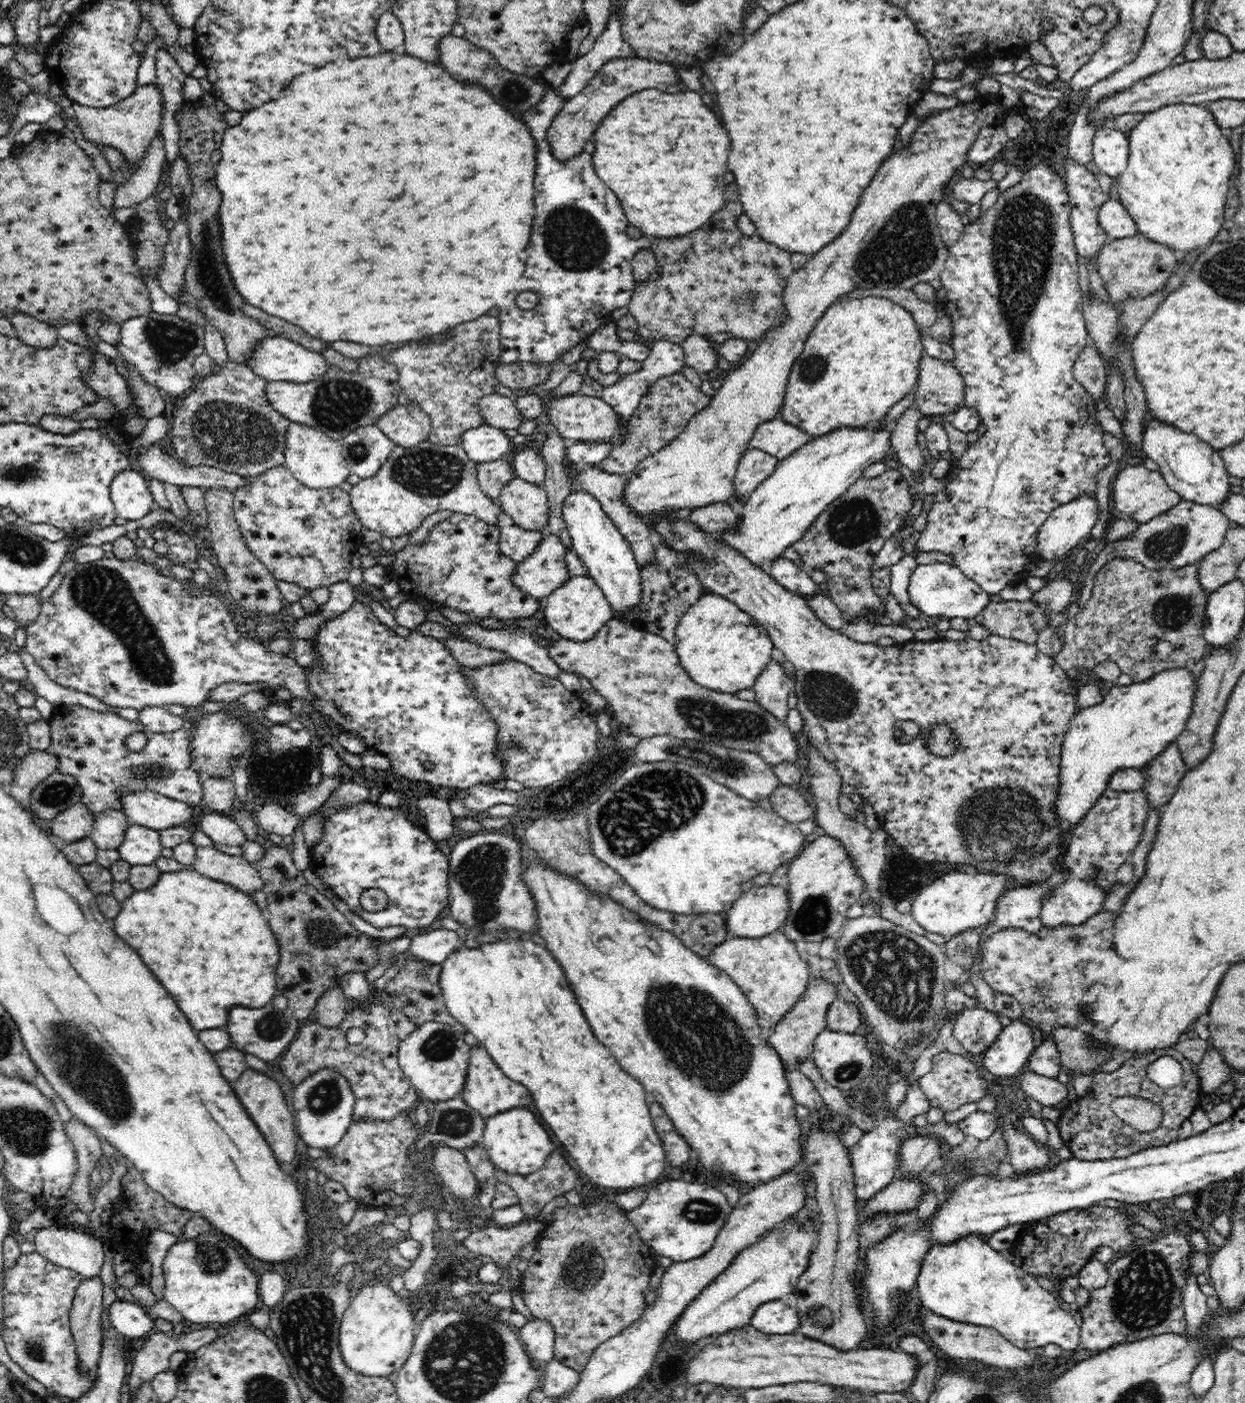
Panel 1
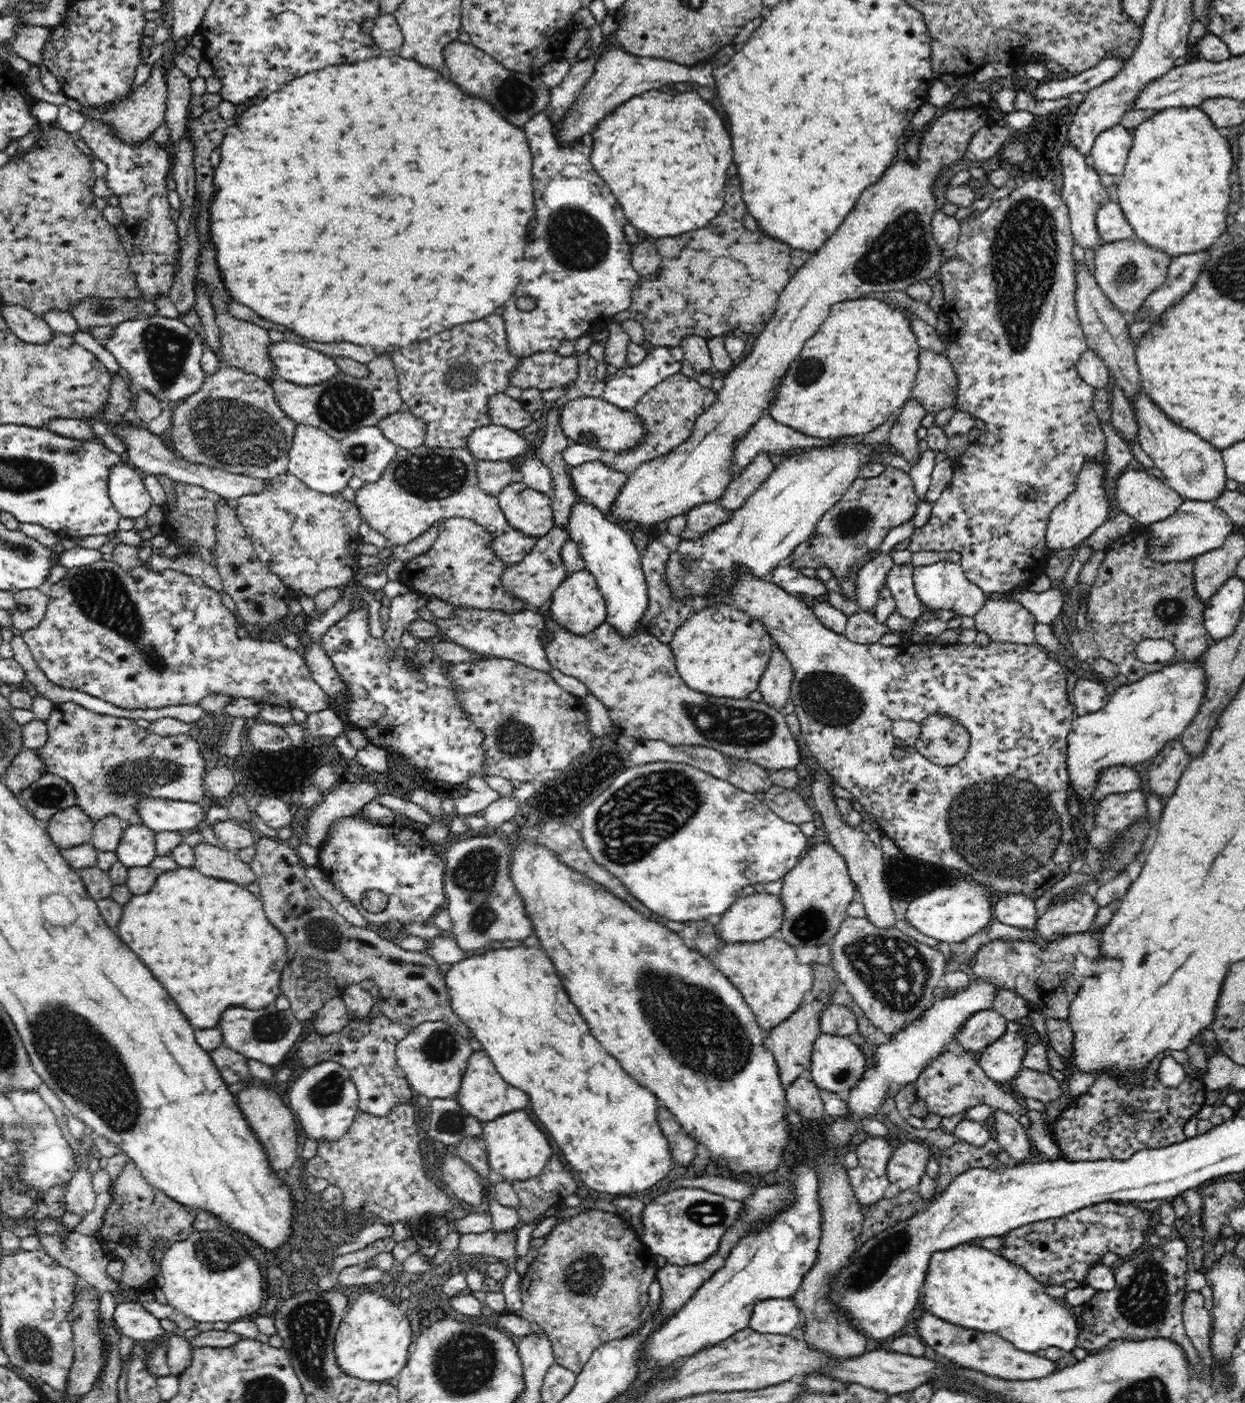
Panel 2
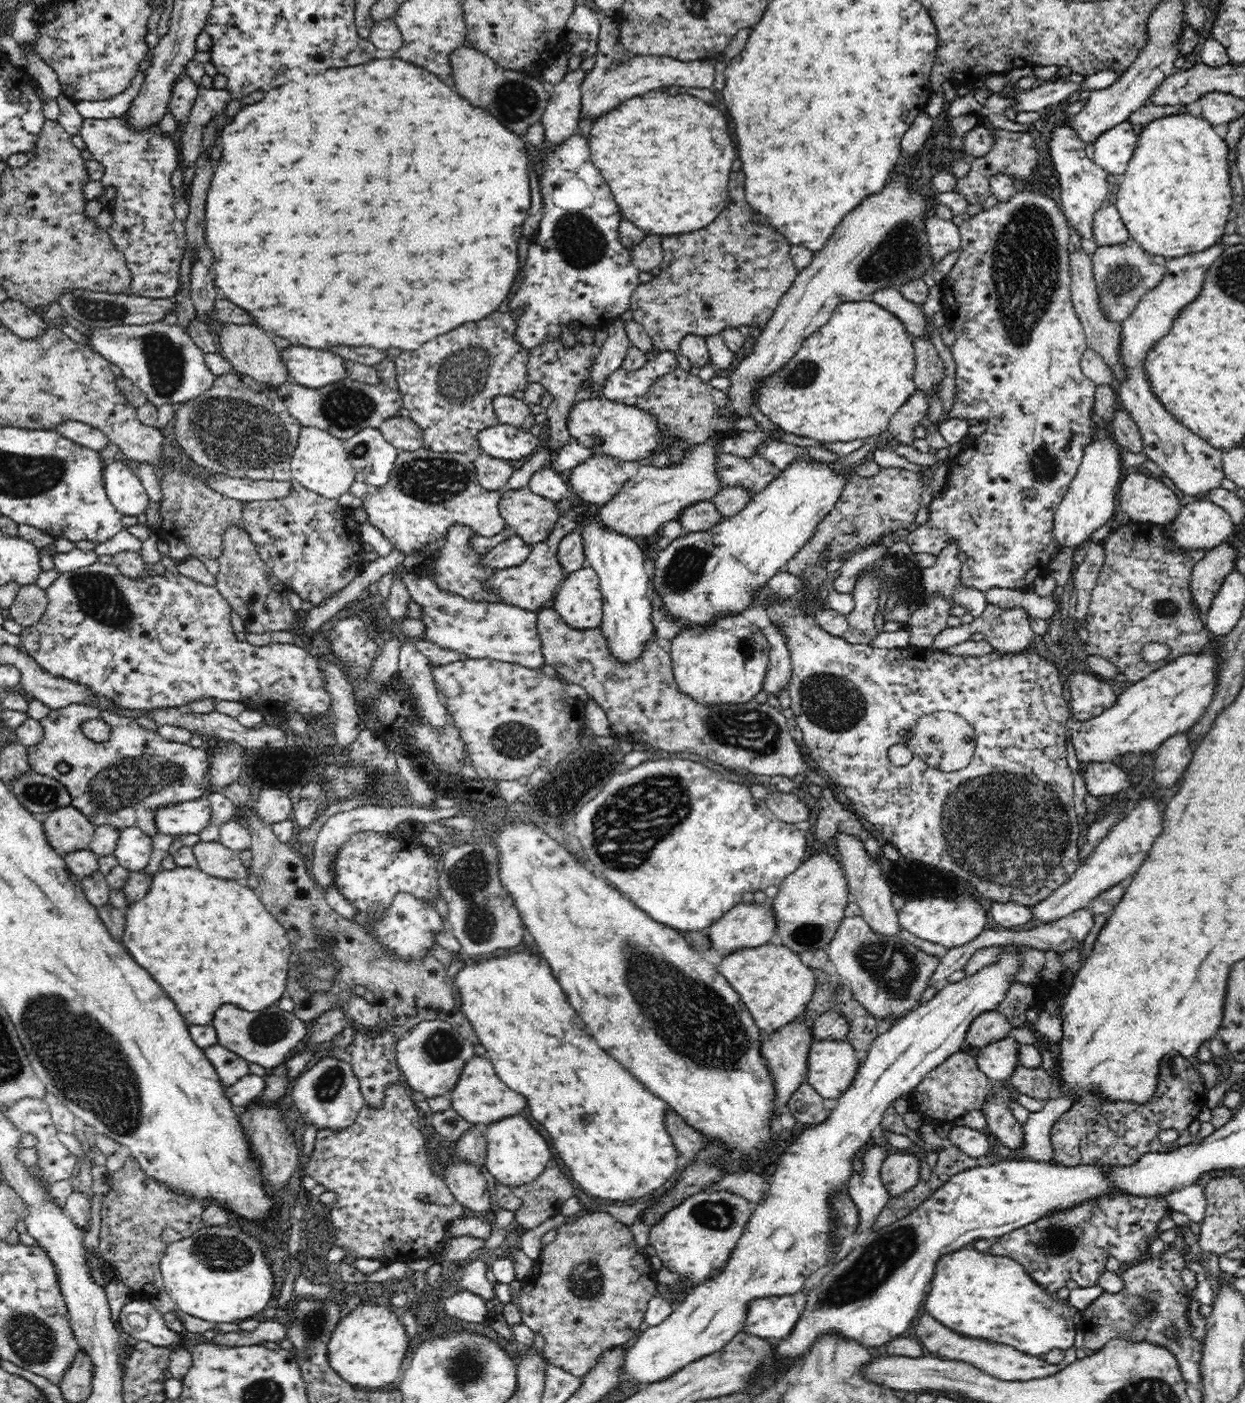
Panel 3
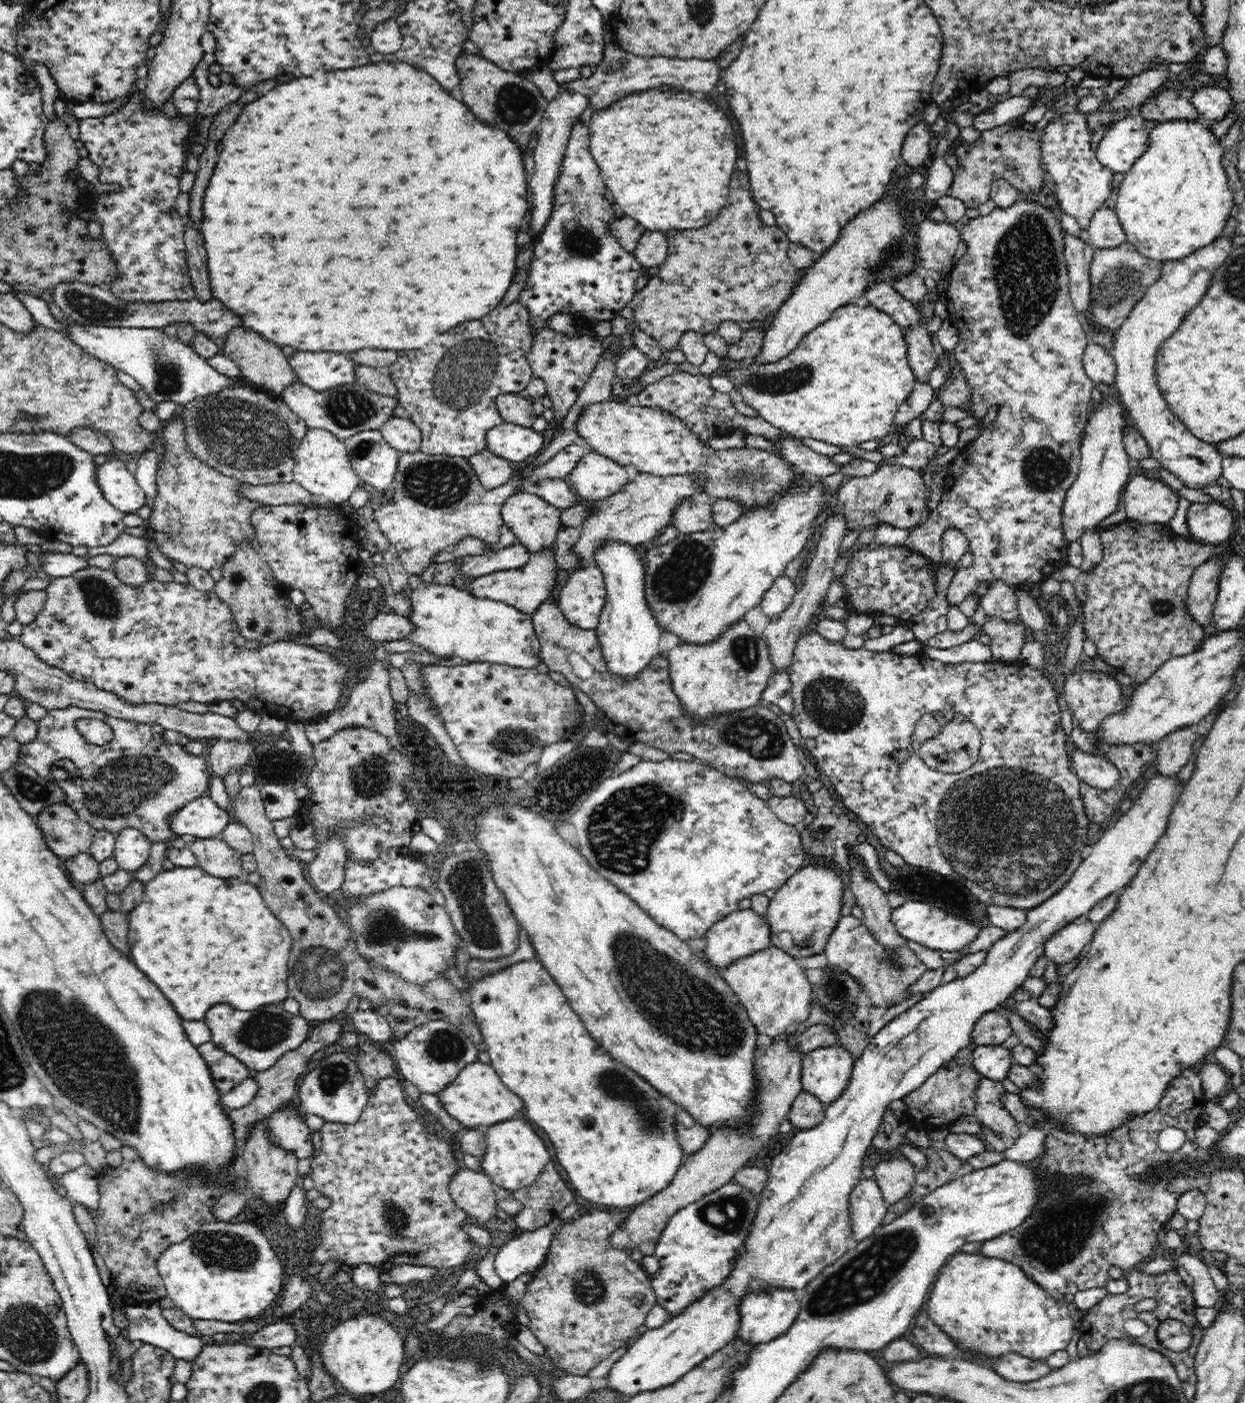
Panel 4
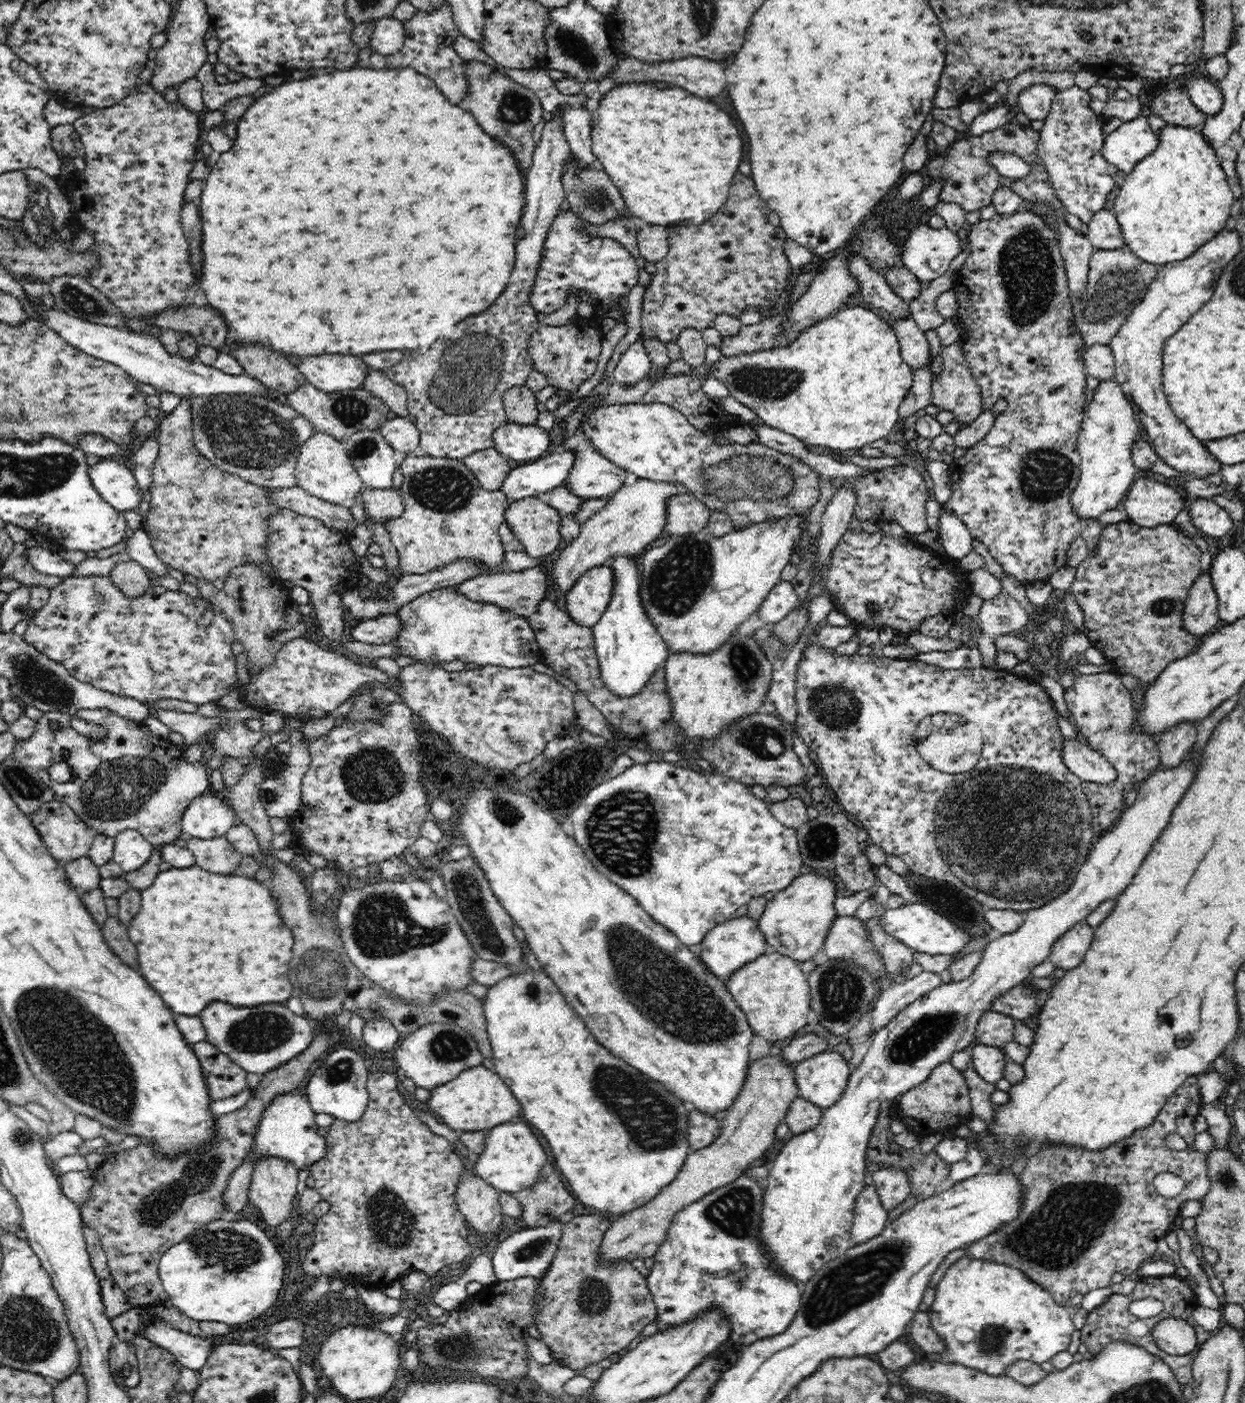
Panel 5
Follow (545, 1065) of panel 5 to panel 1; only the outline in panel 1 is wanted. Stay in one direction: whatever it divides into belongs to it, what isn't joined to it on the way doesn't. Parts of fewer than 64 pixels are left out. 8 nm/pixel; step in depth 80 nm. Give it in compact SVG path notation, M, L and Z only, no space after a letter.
M498 940L496 944L484 944L480 948L456 948L441 966L438 984L447 1012L457 1020L458 1027L474 1035L510 1078L518 1078L522 1086L530 1086L536 1112L592 1184L620 1192L662 1180L660 1176L668 1164L647 1108L646 1090L610 1056L608 1048L598 1042L562 968L550 952L531 940Z

